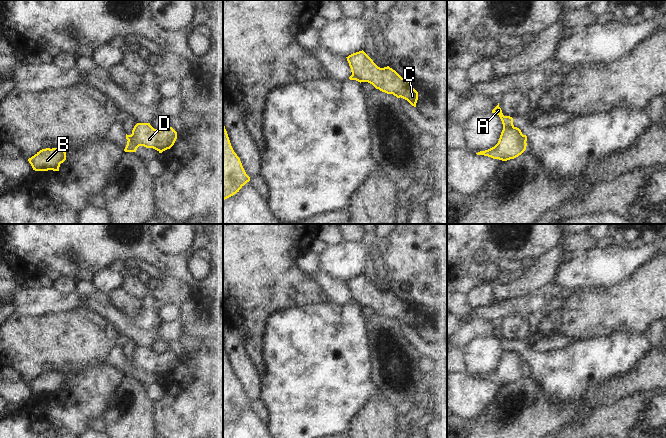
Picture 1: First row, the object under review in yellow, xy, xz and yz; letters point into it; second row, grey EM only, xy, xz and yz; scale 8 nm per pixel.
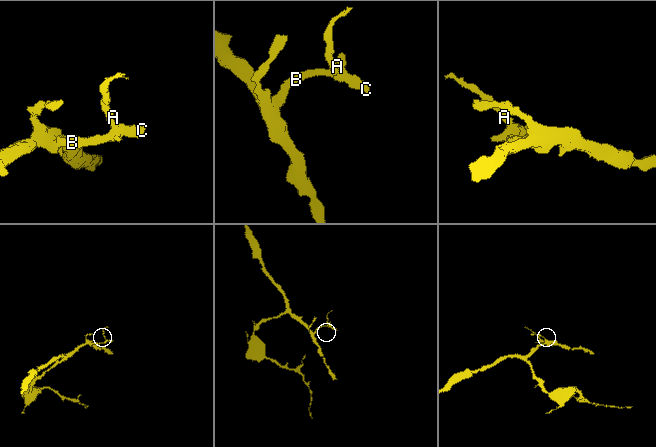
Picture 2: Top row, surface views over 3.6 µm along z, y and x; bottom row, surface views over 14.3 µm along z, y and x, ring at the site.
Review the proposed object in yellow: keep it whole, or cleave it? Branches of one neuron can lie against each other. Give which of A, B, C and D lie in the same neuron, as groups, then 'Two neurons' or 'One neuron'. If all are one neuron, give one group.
Groups: A / B C D. Two neurons.

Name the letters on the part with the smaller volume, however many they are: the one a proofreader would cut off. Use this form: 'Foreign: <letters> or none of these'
Foreign: A

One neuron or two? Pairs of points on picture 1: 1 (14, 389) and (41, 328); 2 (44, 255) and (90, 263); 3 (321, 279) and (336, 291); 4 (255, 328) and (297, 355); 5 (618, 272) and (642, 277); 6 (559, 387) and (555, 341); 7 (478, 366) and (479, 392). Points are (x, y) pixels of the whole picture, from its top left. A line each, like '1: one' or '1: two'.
1: two
2: one
3: one
4: two
5: two
6: two
7: two

